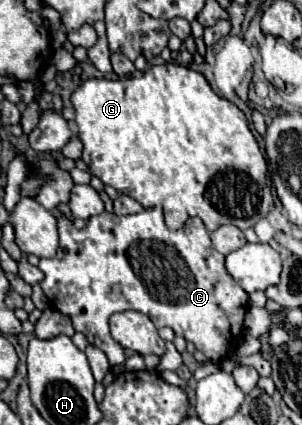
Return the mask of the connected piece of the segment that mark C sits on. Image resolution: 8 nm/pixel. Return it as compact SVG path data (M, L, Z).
M160 206L148 208L148 210L140 212L140 214L130 214L130 216L116 216L116 214L102 212L102 214L98 214L98 216L92 216L92 218L88 220L88 224L86 224L82 230L74 228L74 224L72 224L64 214L58 216L58 220L60 220L60 248L58 248L58 254L56 254L54 258L50 258L50 260L48 260L48 258L42 258L42 260L40 260L38 268L44 272L44 280L40 282L40 286L42 286L44 294L46 294L46 298L52 302L52 306L54 306L56 310L60 310L62 314L70 316L70 320L72 320L76 332L84 334L90 344L94 344L96 348L100 348L100 350L108 356L110 366L124 364L124 360L126 360L124 348L112 340L110 330L108 330L108 320L110 320L110 316L112 316L114 312L124 312L124 310L136 310L136 312L146 314L146 316L154 322L156 328L170 326L170 328L176 332L176 336L182 336L184 340L194 342L194 346L196 346L200 352L204 352L206 358L208 358L210 362L214 362L214 364L220 364L224 358L228 358L228 356L238 348L238 342L240 342L240 338L242 338L242 320L244 320L244 314L246 314L246 310L248 310L248 294L246 294L246 292L234 282L234 278L226 272L226 268L224 268L224 256L212 246L210 234L208 234L208 230L206 230L206 226L204 226L204 222L202 222L200 218L190 218L190 220L184 224L184 228L182 228L182 230L176 230L176 232L168 230L168 226L164 224L162 208L160 208Z

